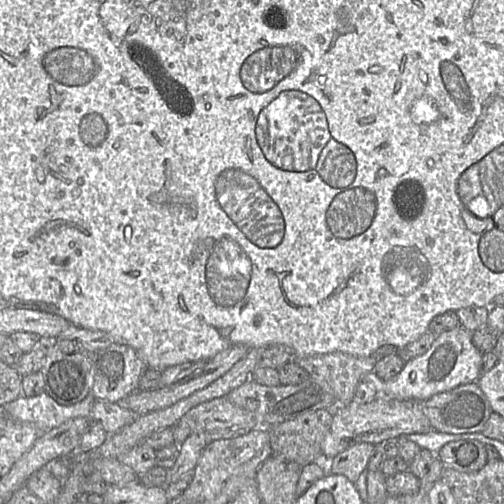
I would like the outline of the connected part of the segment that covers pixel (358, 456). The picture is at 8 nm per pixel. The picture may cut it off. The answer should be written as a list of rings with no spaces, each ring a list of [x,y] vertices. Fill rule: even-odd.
[[[358,443],[337,454],[331,460],[330,472],[344,475],[354,484],[368,466],[374,449],[371,443]]]

